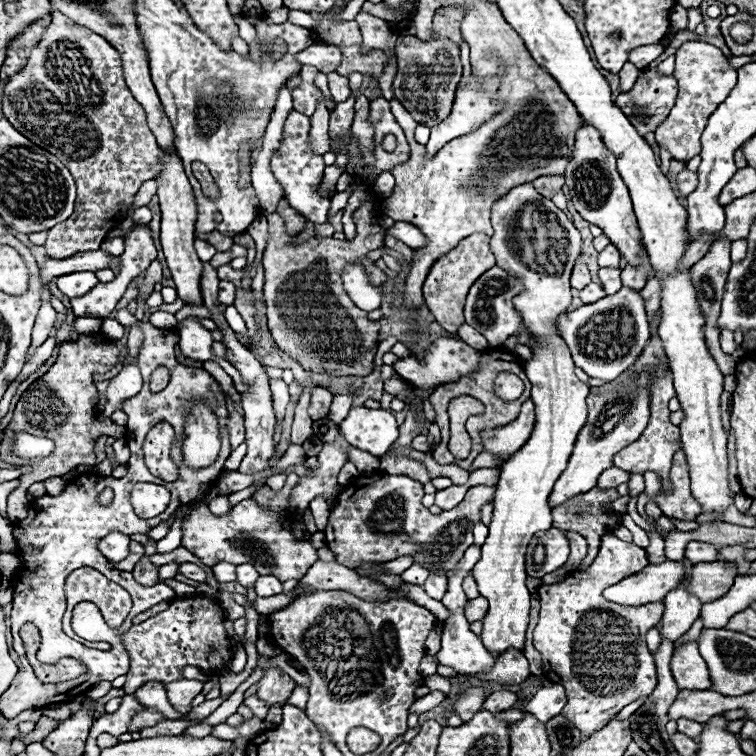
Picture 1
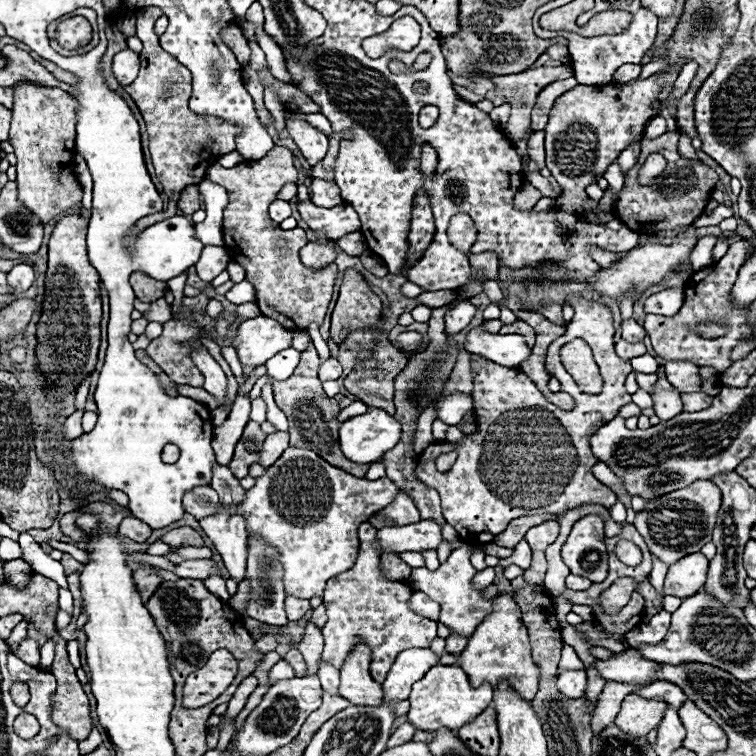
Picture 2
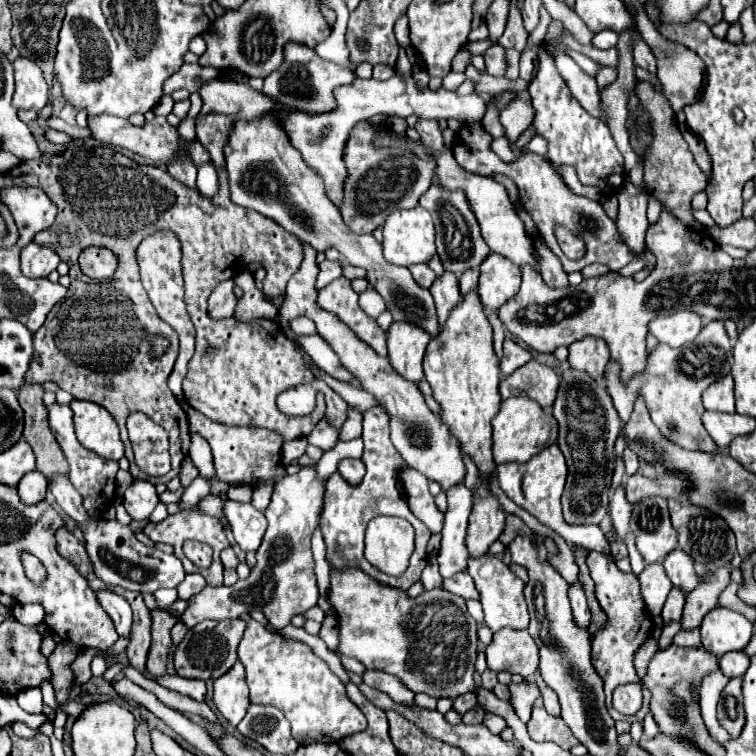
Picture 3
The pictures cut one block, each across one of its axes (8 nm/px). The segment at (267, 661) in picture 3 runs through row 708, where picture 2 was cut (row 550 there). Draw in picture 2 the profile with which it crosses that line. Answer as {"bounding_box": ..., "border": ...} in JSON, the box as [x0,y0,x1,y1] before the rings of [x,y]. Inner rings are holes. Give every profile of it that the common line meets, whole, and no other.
{"bounding_box":[240,448,398,598],"border":[[[288,448],[262,476],[256,478],[256,486],[250,488],[240,504],[240,514],[244,514],[250,534],[260,534],[266,542],[272,542],[282,554],[284,564],[284,588],[288,596],[312,598],[322,596],[324,586],[330,578],[350,570],[358,558],[358,526],[366,522],[372,514],[384,510],[398,496],[398,486],[390,478],[366,480],[356,478],[340,468],[328,466],[318,454],[304,448]]]}

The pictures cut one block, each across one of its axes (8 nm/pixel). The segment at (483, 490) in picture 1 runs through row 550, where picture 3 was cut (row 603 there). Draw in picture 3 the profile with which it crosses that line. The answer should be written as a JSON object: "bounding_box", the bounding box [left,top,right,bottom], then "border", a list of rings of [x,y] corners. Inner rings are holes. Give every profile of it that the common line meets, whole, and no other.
{"bounding_box":[330,572,484,698],"border":[[[330,572],[330,600],[338,614],[340,626],[340,654],[352,656],[364,664],[366,670],[380,670],[396,676],[414,694],[428,694],[432,698],[442,698],[442,686],[446,696],[456,698],[462,694],[476,694],[484,688],[474,682],[474,662],[478,656],[480,640],[476,636],[478,624],[466,612],[466,600],[460,596],[430,596],[430,592],[418,598],[408,598],[406,592],[392,592],[392,588],[380,588],[372,584],[362,572]]]}

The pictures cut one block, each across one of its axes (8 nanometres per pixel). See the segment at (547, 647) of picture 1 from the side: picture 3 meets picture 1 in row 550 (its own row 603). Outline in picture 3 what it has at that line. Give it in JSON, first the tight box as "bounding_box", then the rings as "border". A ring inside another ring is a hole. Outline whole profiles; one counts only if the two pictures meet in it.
{"bounding_box":[586,552,652,722],"border":[[[590,552],[588,560],[586,560],[588,568],[590,568],[590,576],[596,582],[596,598],[602,606],[602,610],[606,612],[606,624],[592,636],[592,664],[596,668],[596,672],[602,676],[604,680],[604,692],[606,692],[606,706],[610,708],[610,716],[614,720],[628,720],[628,722],[642,722],[644,716],[648,714],[648,706],[650,706],[650,692],[644,688],[644,706],[638,714],[634,716],[624,716],[618,710],[614,710],[612,706],[612,692],[616,686],[620,684],[628,684],[628,682],[640,682],[636,670],[634,670],[634,654],[638,652],[638,648],[646,642],[646,638],[652,632],[652,618],[650,612],[646,610],[644,598],[640,594],[640,582],[634,574],[624,574],[618,570],[618,566],[614,564],[614,558],[604,556],[600,552]]]}

